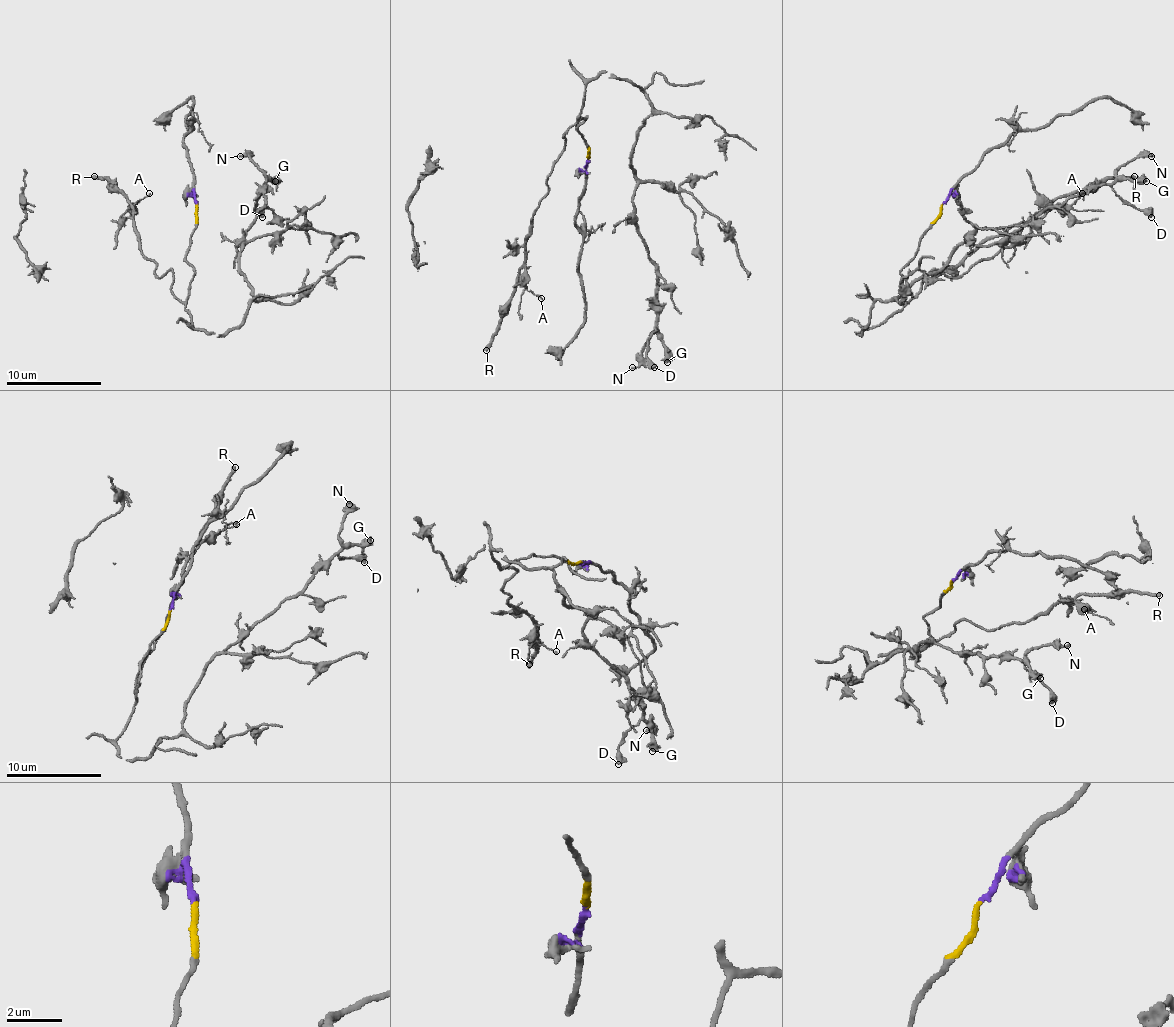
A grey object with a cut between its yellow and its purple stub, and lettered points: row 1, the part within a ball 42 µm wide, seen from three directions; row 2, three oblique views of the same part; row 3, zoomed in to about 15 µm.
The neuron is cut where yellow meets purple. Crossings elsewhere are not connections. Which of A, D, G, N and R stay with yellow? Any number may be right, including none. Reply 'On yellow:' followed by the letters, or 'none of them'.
On yellow: A, D, G, N, R

